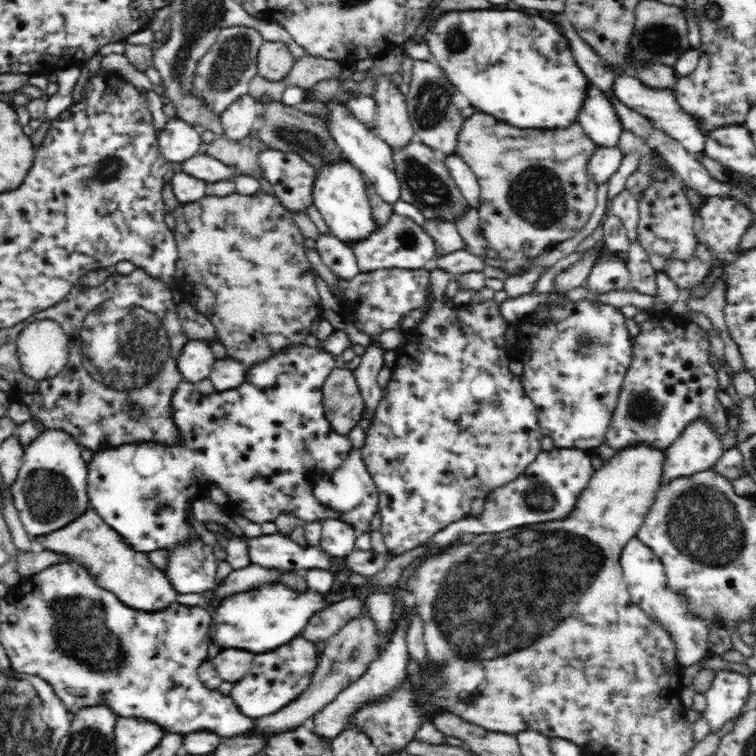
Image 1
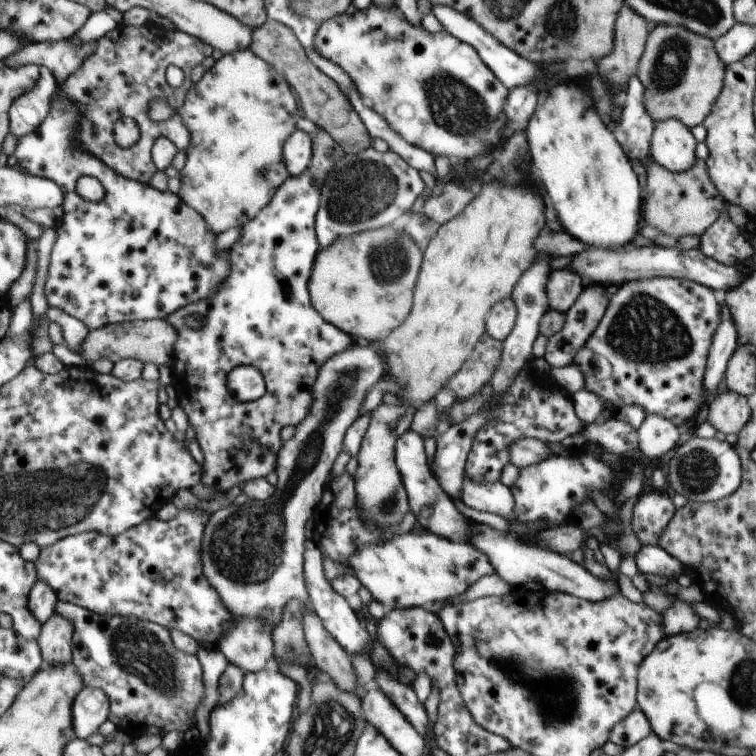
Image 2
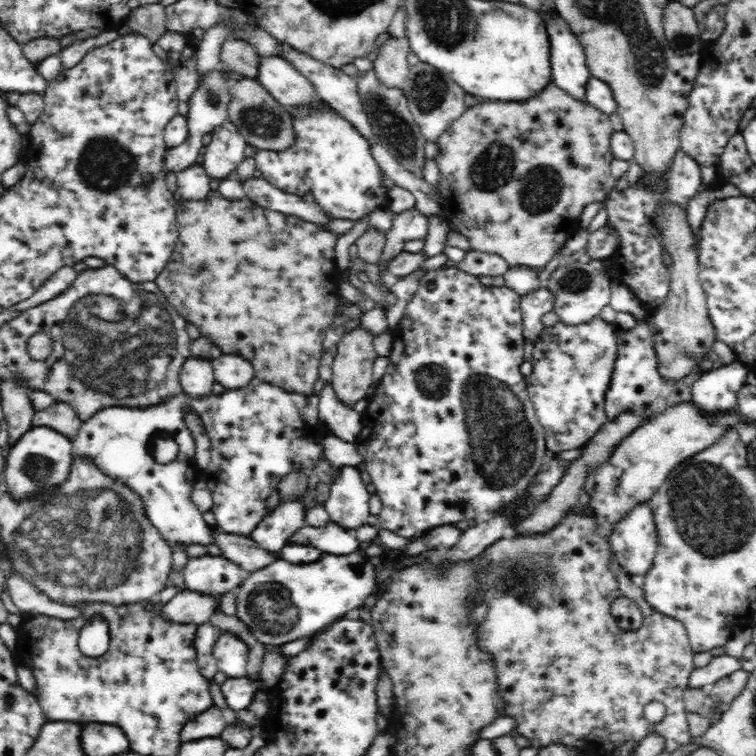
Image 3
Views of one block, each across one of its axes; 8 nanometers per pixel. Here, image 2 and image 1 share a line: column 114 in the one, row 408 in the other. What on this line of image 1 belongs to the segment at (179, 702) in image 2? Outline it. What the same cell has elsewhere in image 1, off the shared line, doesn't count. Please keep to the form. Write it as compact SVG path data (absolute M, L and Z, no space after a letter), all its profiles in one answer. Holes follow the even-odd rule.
M653 312L646 322L639 324L640 332L630 338L632 345L631 364L623 378L622 388L618 395L617 406L614 409L604 443L613 449L626 448L628 444L646 441L658 444L660 448L670 447L685 430L685 427L698 416L709 416L716 425L720 435L727 432L726 415L722 405L716 399L717 366L714 366L715 356L710 348L710 332L703 330L698 324L673 312Z

